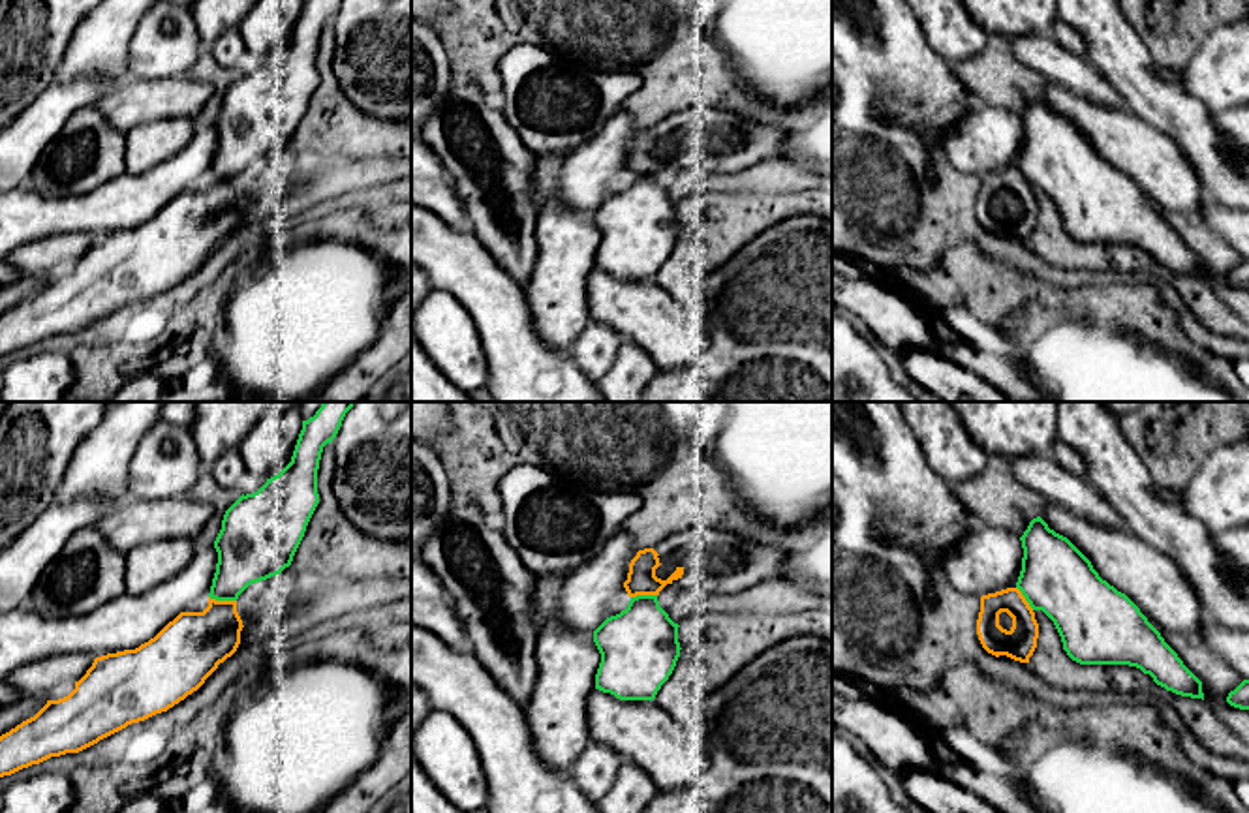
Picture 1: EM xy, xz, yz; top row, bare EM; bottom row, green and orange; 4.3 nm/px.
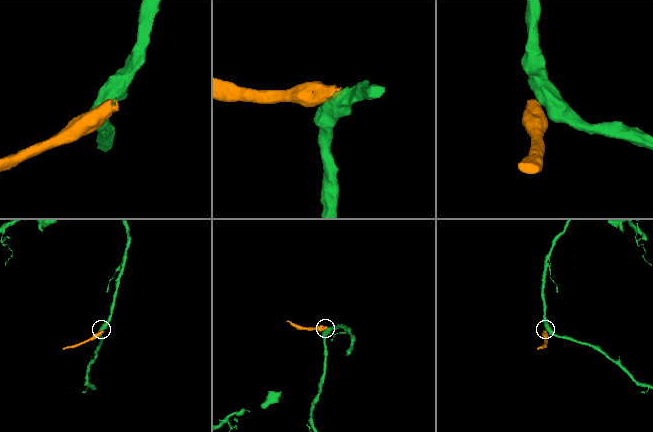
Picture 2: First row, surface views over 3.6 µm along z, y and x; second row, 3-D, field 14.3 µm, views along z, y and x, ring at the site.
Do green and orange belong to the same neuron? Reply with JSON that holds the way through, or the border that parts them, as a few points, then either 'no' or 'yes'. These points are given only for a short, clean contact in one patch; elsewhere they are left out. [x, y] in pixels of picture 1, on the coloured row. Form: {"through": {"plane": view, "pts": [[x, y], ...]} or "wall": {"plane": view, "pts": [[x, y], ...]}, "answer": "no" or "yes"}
{"wall": {"plane": "xy", "pts": [[209, 596], [220, 601], [235, 601]]}, "answer": "no"}

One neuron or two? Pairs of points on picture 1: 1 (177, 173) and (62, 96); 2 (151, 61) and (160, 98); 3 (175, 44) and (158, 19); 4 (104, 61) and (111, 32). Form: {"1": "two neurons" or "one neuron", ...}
{"1": "two neurons", "2": "two neurons", "3": "one neuron", "4": "one neuron"}

